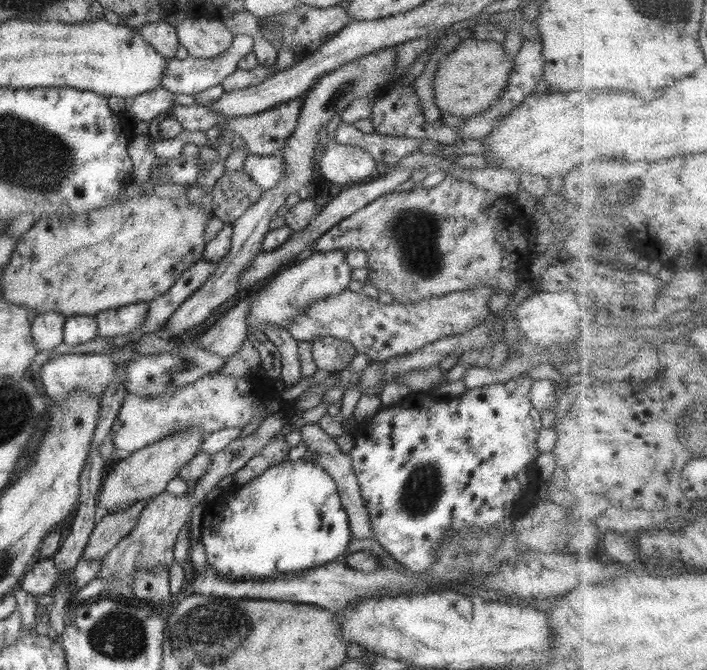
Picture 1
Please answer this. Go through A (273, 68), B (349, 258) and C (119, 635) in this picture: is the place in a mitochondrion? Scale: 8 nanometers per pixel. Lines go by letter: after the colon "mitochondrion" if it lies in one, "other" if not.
A: other
B: other
C: mitochondrion

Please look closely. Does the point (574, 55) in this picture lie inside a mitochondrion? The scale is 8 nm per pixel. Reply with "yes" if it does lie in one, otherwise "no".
no

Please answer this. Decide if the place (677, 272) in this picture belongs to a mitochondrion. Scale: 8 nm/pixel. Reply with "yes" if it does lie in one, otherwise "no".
no

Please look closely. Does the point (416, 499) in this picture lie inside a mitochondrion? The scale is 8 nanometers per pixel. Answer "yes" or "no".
yes

